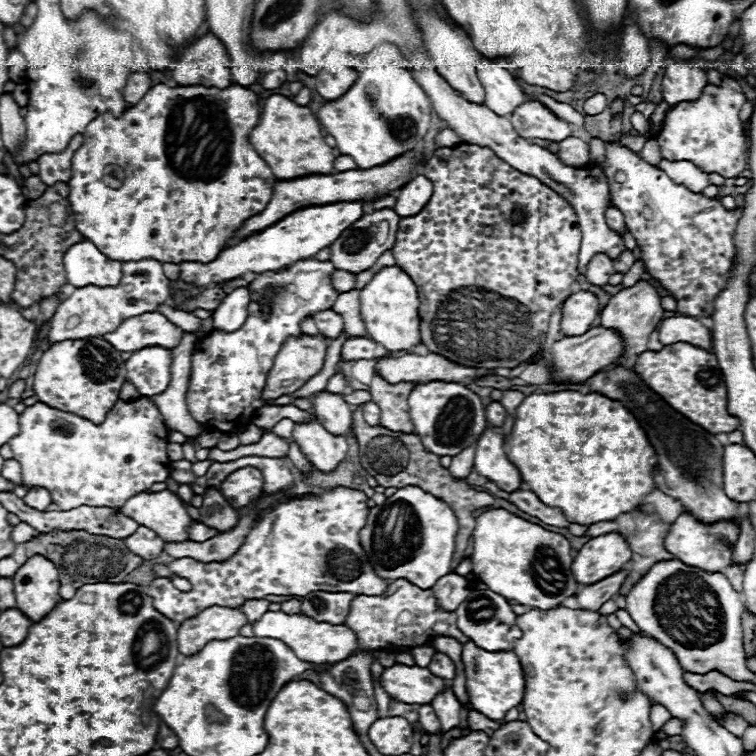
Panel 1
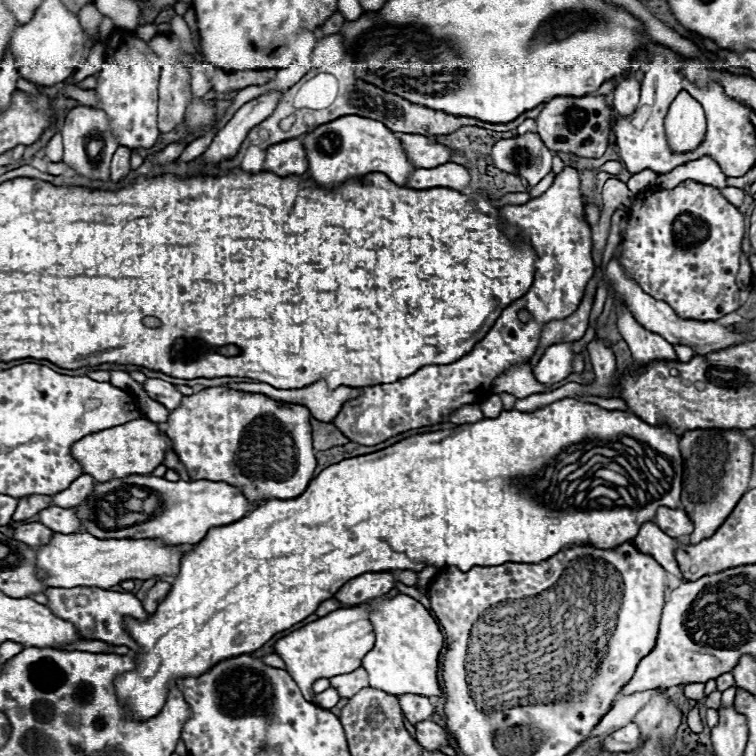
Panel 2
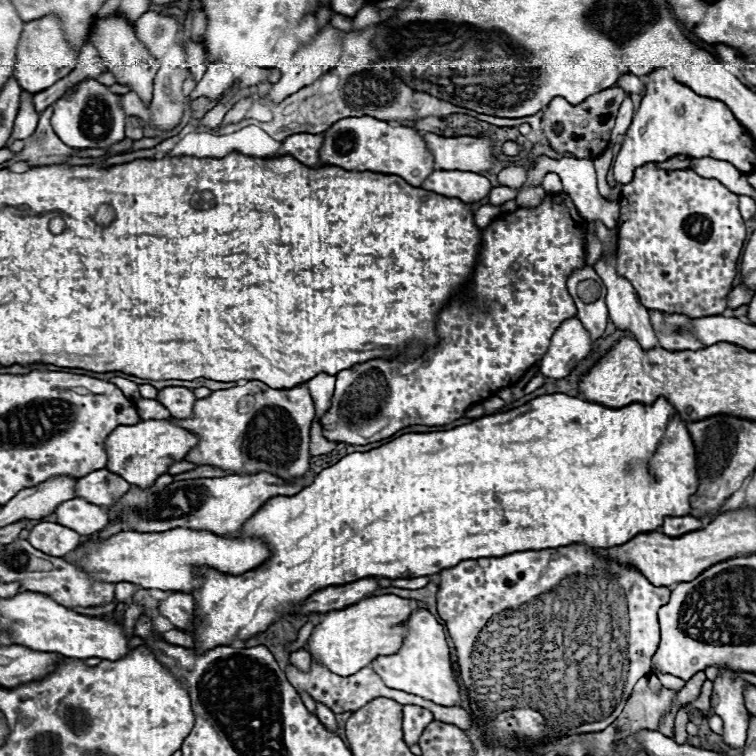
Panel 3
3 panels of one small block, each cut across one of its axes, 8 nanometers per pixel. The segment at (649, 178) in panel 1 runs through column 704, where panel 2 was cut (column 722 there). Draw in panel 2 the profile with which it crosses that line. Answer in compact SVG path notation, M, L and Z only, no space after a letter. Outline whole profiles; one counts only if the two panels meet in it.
M686 180L672 190L648 190L636 196L634 206L628 210L628 230L624 236L624 252L618 262L626 274L634 278L642 290L656 300L668 302L680 318L712 322L740 308L738 302L738 260L744 236L744 218L714 186Z

